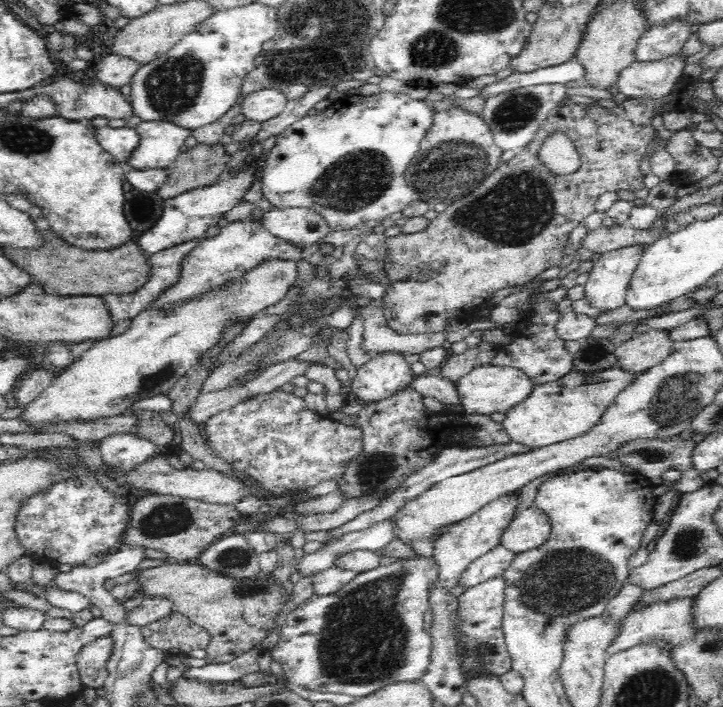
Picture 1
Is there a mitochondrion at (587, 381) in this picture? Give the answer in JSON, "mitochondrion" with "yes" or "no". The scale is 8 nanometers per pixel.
{"mitochondrion":"yes"}

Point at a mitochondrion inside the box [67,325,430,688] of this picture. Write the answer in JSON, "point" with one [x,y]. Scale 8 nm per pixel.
{"point":[166,519]}

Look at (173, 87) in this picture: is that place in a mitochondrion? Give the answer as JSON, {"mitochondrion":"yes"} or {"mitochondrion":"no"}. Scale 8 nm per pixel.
{"mitochondrion":"yes"}

